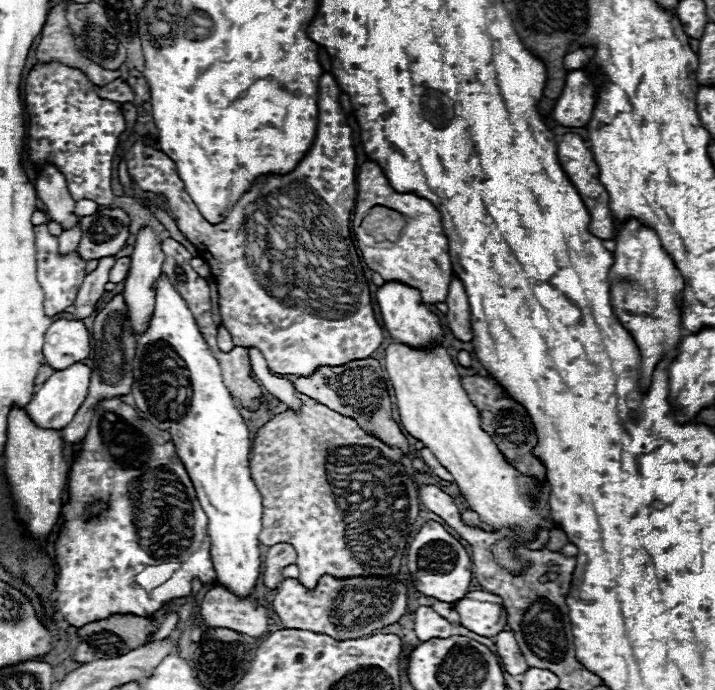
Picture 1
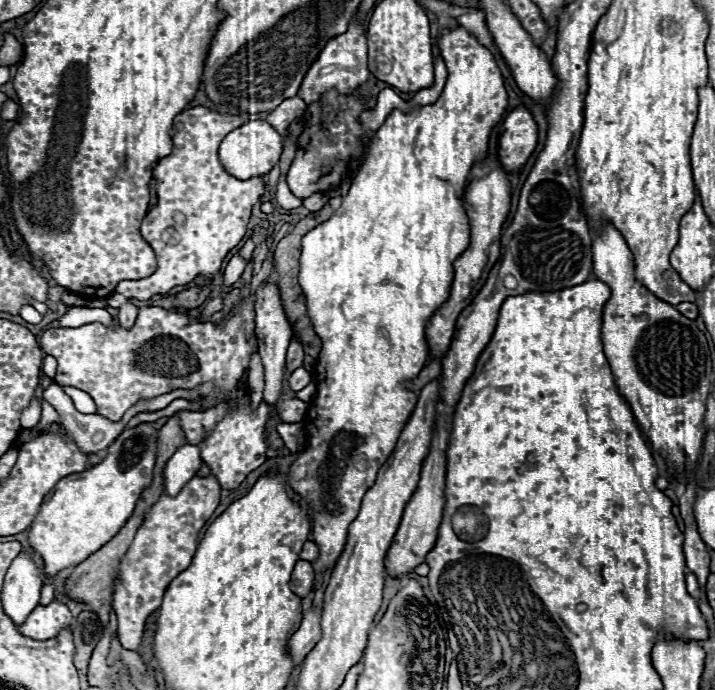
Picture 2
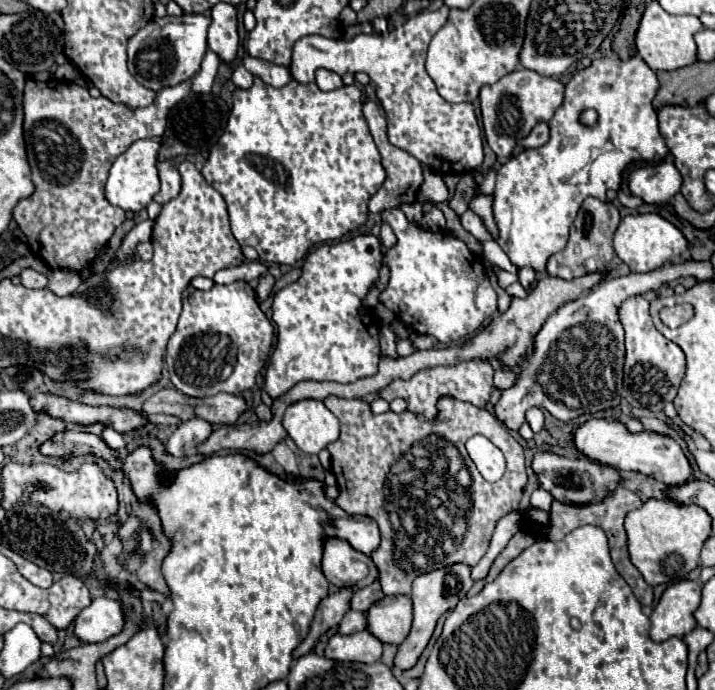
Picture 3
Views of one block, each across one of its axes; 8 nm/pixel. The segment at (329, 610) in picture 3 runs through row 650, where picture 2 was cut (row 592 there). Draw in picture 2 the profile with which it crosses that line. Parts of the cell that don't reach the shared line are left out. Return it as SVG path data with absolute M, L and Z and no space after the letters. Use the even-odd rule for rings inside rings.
M298 560L292 572L292 582L290 588L292 592L296 592L298 596L308 596L312 590L312 582L314 582L314 570L310 566L308 560Z

